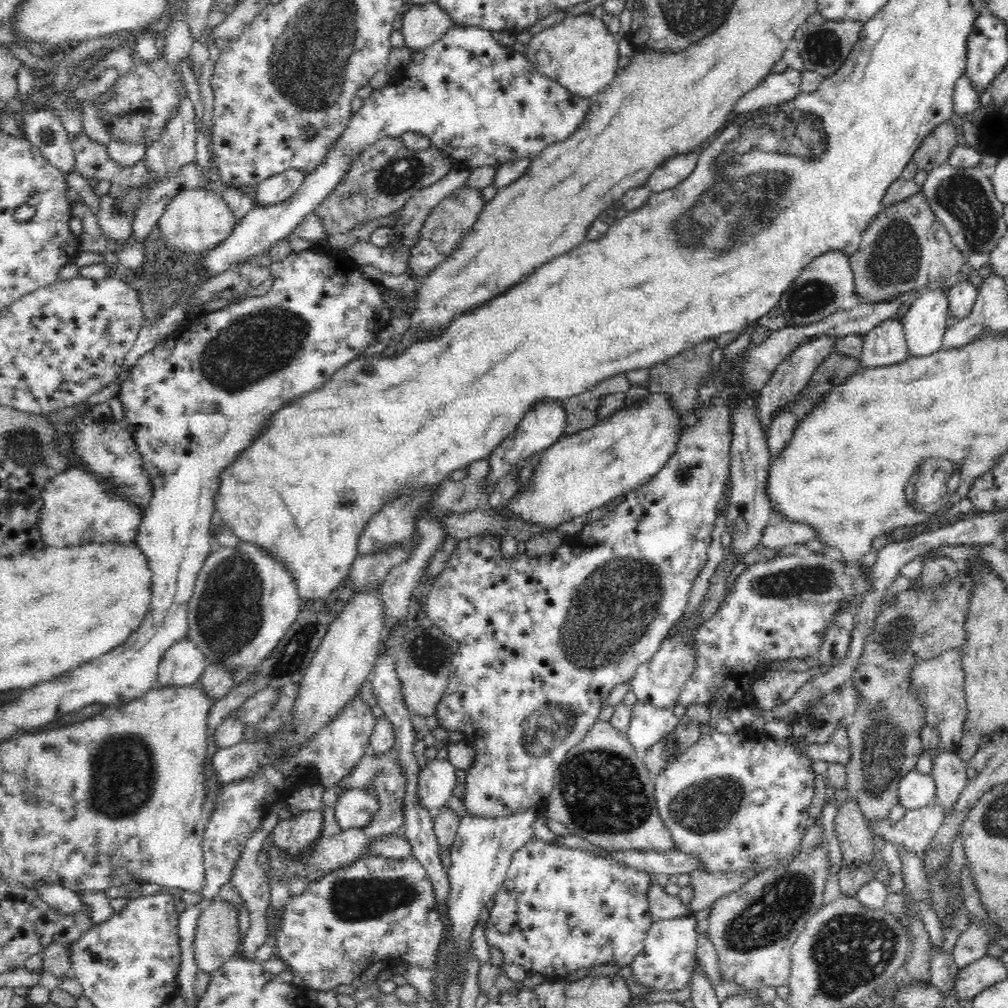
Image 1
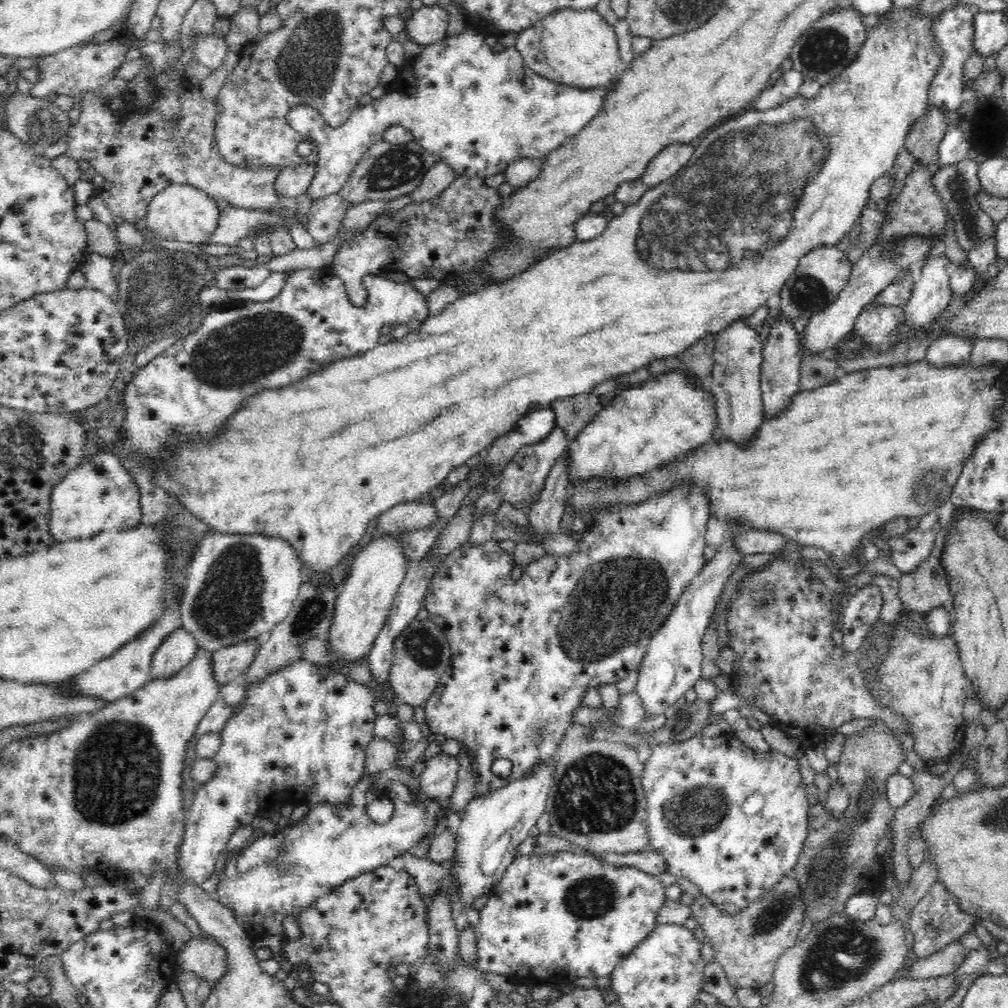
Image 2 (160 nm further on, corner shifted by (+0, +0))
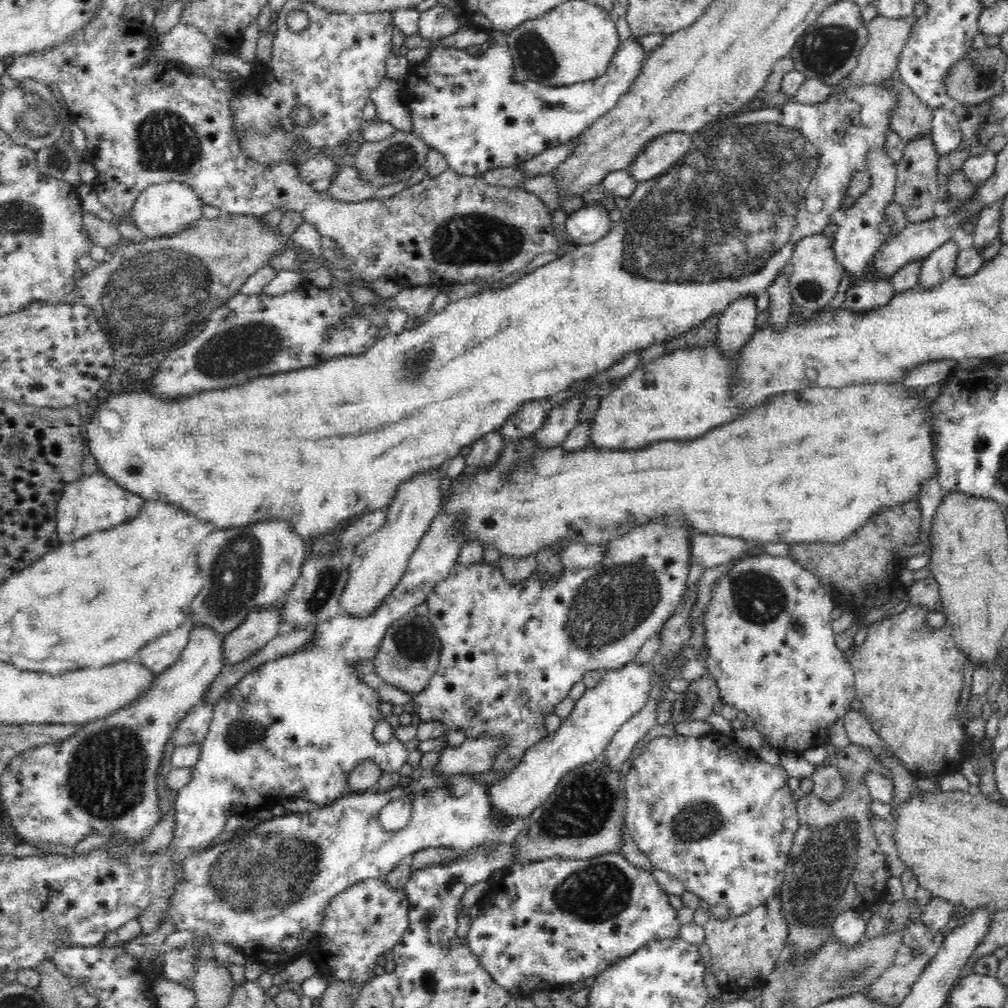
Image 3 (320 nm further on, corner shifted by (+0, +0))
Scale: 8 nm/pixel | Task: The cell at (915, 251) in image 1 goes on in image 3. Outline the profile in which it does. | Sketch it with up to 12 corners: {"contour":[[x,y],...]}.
{"contour":[[931,135],[910,139],[895,202],[910,223],[930,220],[939,156]]}

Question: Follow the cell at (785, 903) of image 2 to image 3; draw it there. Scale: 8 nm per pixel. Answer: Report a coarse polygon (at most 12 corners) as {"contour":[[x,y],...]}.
{"contour":[[777,891],[738,918],[700,908],[722,992],[762,986],[787,944]]}

